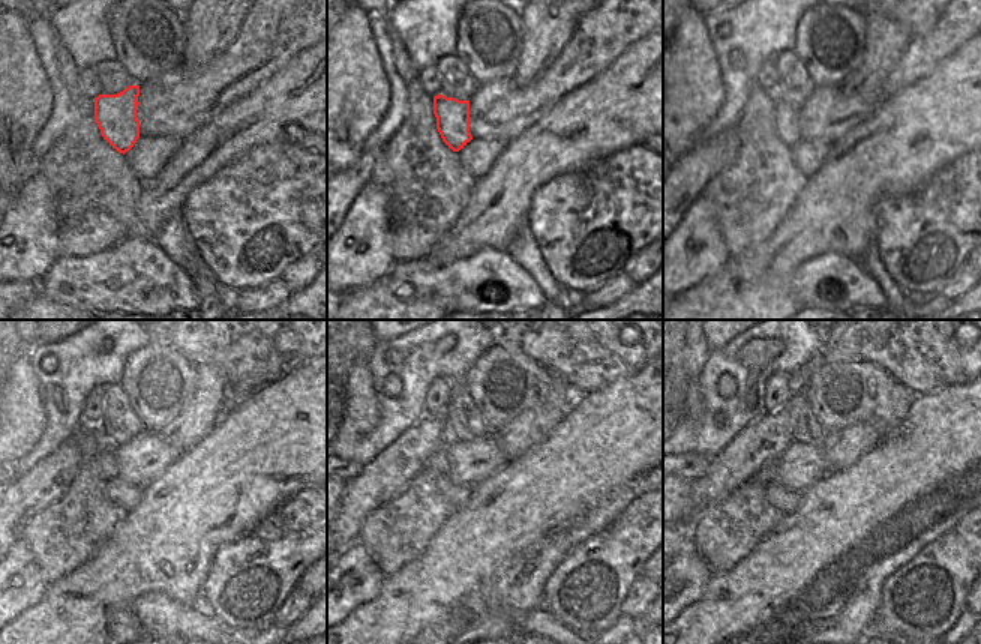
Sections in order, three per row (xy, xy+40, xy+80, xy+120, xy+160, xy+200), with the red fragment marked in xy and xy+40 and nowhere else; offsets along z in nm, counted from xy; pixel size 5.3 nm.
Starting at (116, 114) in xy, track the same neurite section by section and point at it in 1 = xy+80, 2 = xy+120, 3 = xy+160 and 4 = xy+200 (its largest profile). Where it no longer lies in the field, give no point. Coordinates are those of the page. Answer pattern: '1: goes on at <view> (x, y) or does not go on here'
1: goes on at xy+80 (786, 114)
2: goes on at xy+120 (107, 463)
3: goes on at xy+160 (438, 463)
4: goes on at xy+200 (767, 473)

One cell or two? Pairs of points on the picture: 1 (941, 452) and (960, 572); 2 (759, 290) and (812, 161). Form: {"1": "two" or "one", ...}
{"1": "two", "2": "two"}

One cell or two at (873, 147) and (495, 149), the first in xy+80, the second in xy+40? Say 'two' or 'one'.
two

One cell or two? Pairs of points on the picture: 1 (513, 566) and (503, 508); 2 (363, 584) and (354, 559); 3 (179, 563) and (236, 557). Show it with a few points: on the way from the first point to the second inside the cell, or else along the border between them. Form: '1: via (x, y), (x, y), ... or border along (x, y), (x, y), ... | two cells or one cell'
1: via (509, 551), (509, 523) | one cell
2: via (363, 578), (354, 565) | one cell
3: border along (239, 538), (225, 542), (215, 553), (201, 592) | two cells

